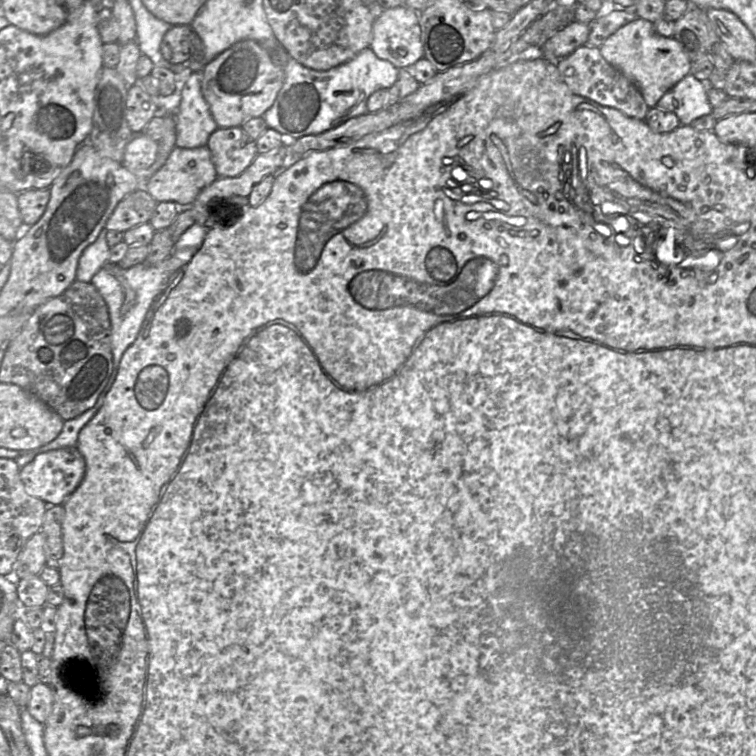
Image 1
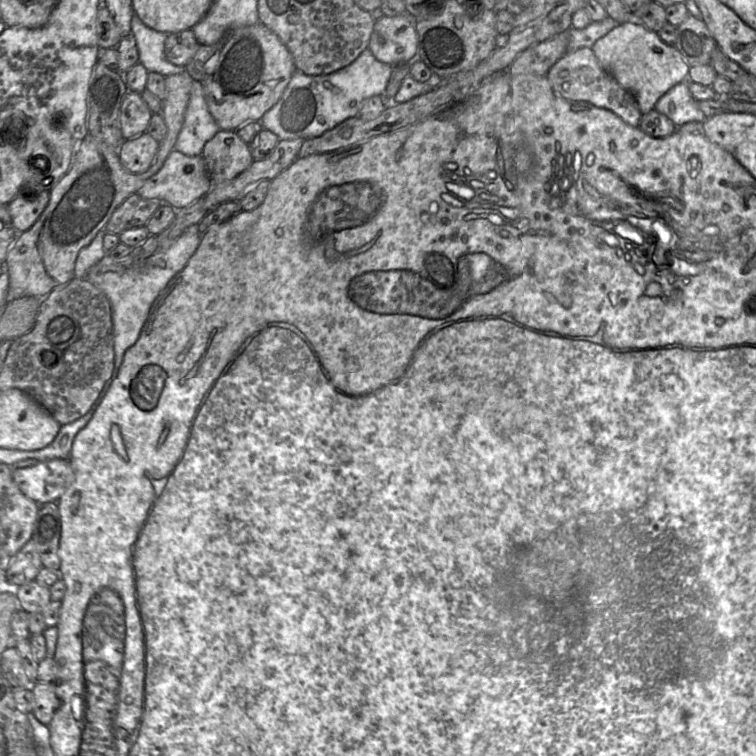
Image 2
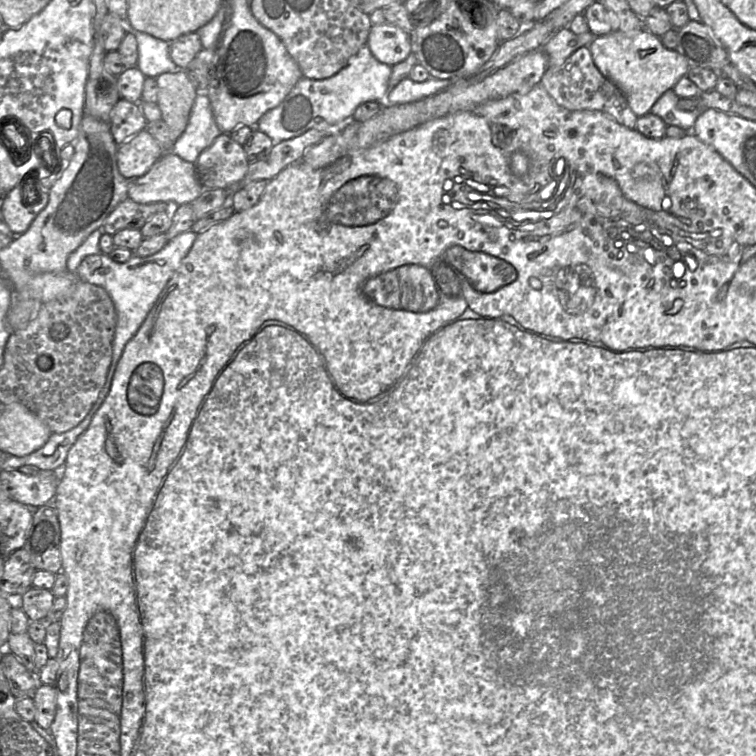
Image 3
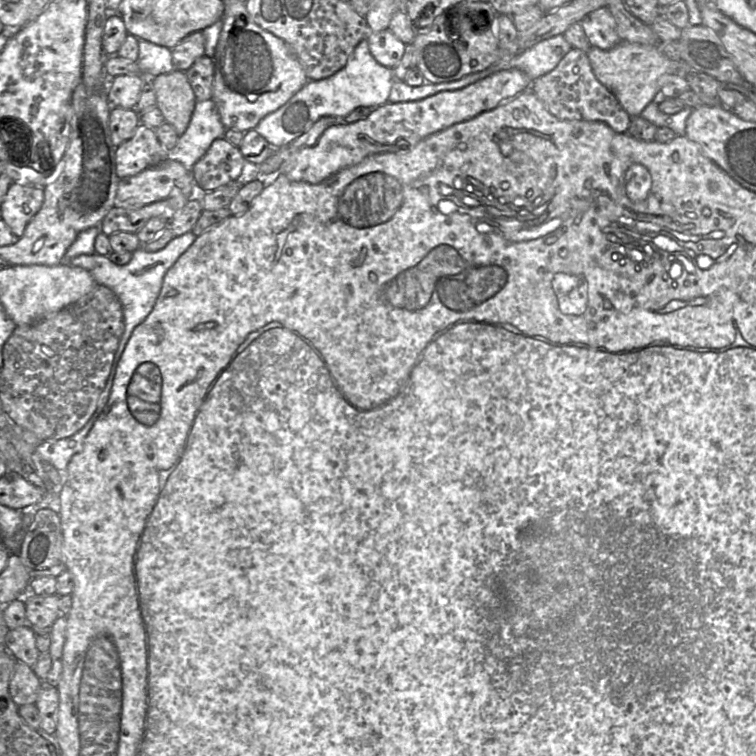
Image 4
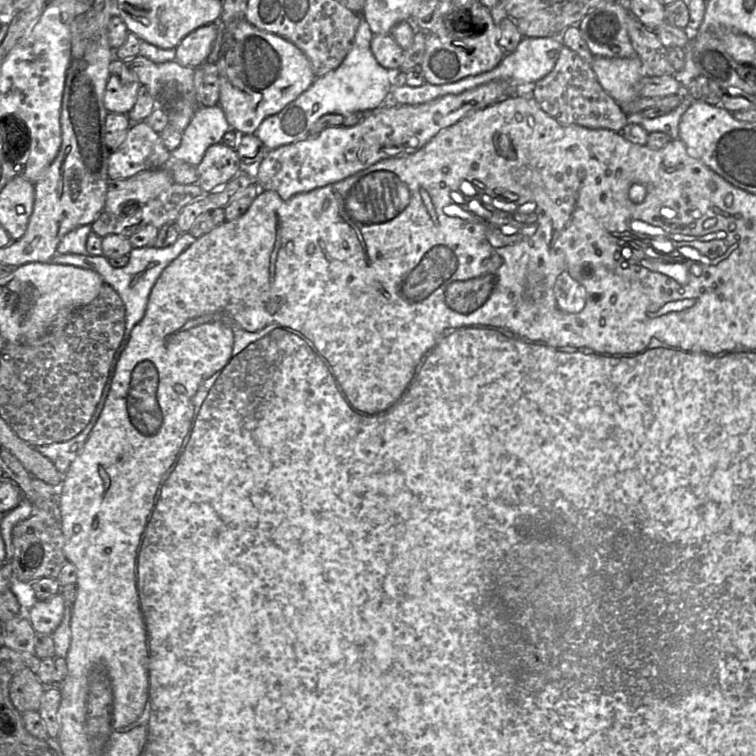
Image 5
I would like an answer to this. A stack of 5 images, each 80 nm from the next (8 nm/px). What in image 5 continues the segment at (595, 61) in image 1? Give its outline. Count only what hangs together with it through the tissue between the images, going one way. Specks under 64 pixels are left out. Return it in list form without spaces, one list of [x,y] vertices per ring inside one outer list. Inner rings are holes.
[[[566,46],[561,49],[552,71],[525,90],[529,90],[529,94],[544,112],[562,125],[576,124],[621,133],[628,123],[628,115],[599,84],[591,64]]]

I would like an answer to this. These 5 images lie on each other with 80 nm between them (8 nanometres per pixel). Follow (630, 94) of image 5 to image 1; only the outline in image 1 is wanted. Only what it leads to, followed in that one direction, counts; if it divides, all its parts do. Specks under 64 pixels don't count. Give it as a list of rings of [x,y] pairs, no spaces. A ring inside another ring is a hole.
[[[638,17],[609,36],[599,50],[610,65],[637,86],[649,108],[690,73],[691,61],[674,37],[660,36],[653,23]]]

